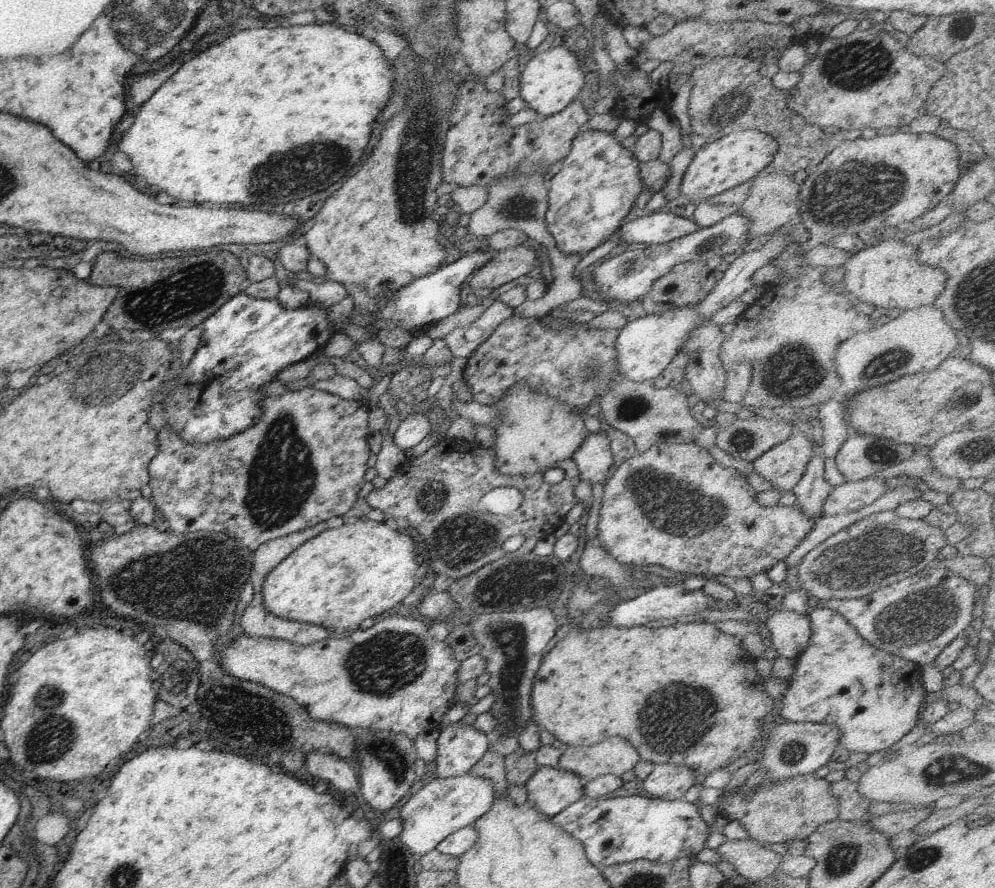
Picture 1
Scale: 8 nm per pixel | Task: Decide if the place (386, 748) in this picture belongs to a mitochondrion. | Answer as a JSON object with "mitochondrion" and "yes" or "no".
{"mitochondrion":"yes"}

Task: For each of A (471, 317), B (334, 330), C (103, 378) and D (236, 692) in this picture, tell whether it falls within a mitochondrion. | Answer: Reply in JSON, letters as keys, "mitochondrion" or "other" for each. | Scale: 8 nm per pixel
{"A":"other","B":"other","C":"mitochondrion","D":"other"}

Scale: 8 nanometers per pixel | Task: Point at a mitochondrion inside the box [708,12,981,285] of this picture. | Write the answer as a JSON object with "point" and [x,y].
{"point":[852,189]}

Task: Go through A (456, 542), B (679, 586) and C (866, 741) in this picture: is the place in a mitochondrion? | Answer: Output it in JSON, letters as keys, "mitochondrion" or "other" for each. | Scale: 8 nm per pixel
{"A":"mitochondrion","B":"other","C":"other"}

